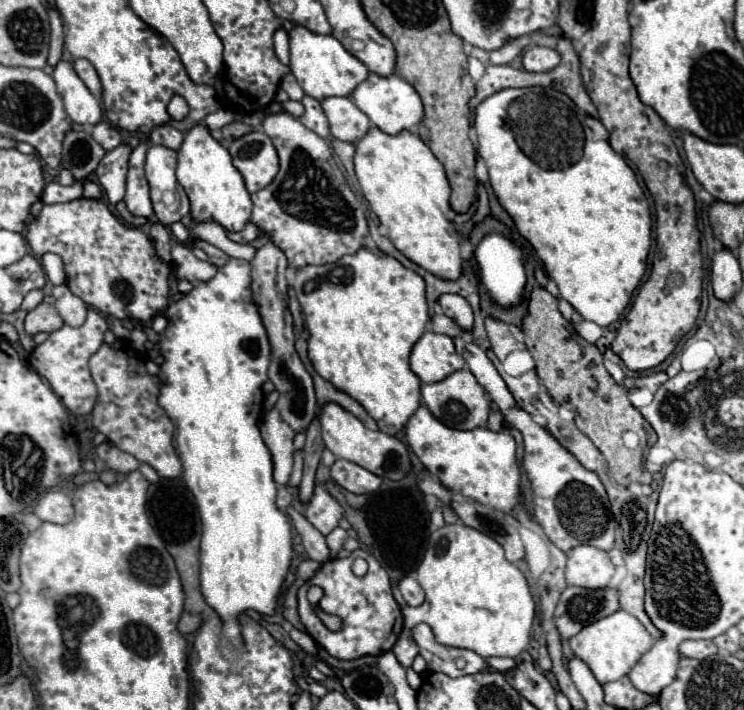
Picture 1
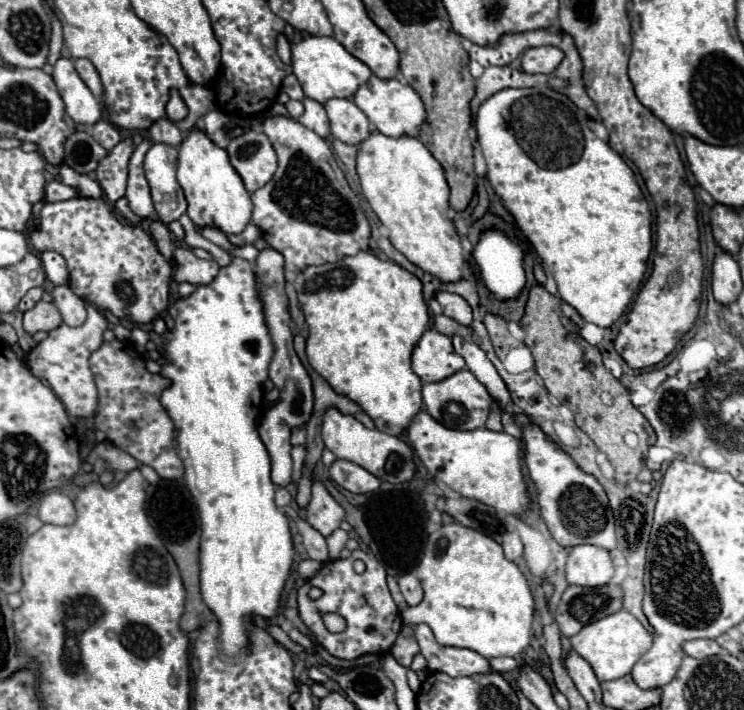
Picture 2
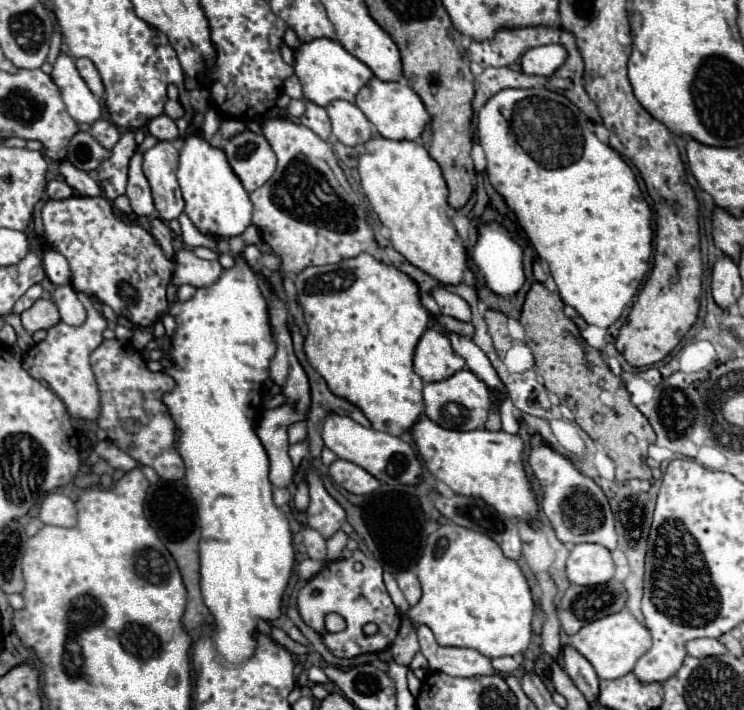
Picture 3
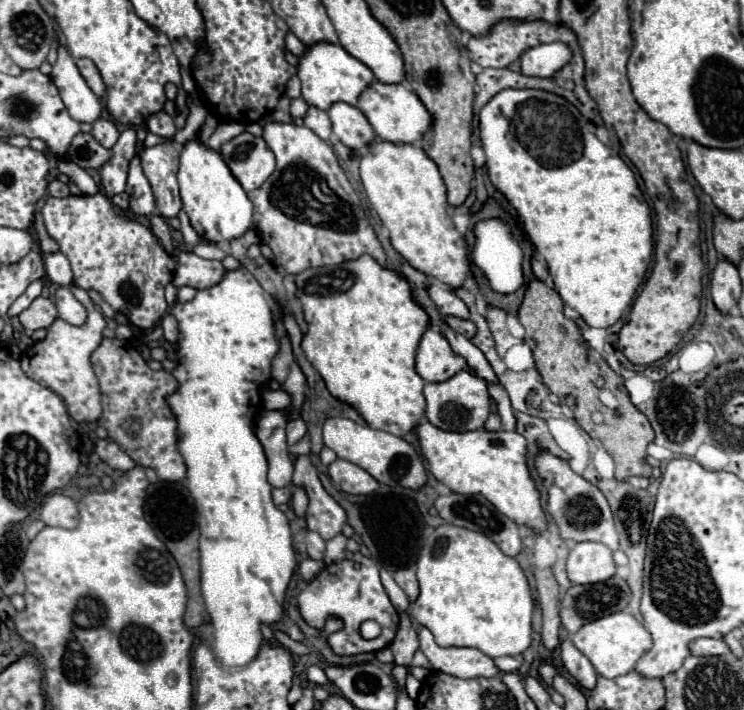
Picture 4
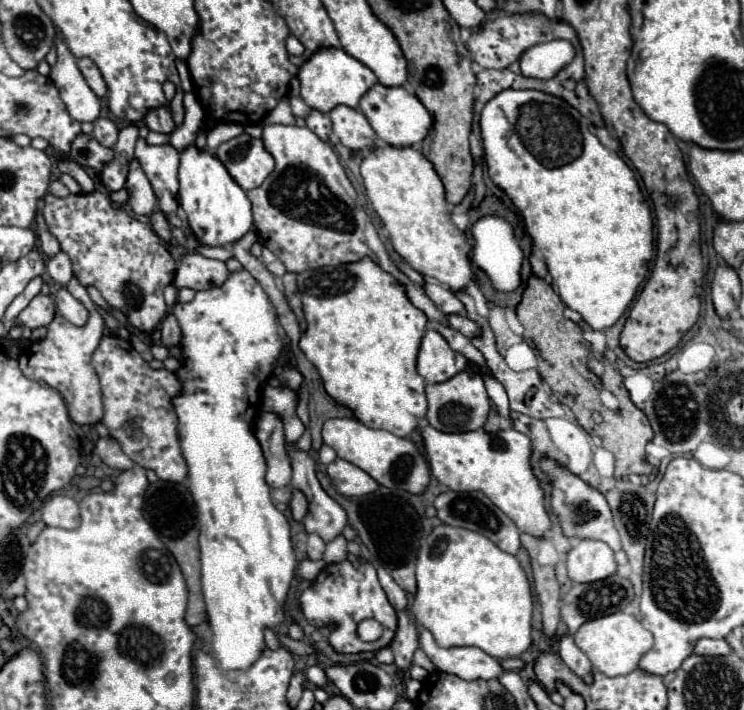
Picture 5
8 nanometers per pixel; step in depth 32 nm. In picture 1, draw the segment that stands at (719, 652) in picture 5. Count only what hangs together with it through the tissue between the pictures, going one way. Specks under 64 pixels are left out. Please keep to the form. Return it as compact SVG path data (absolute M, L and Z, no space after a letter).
M686 640L680 644L680 654L688 656L688 658L708 658L712 654L718 652L718 646L710 640Z

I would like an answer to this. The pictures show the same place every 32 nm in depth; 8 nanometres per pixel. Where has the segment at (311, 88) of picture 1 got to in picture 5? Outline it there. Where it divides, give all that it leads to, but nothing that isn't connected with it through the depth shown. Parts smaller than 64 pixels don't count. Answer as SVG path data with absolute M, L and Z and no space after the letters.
M340 48L318 50L304 66L300 66L298 80L300 80L300 98L310 108L322 114L328 114L332 108L336 108L336 104L358 108L358 102L364 96L364 92L368 92L372 84L378 82L374 72L368 66L364 66L362 62L358 62L356 58L352 58Z

